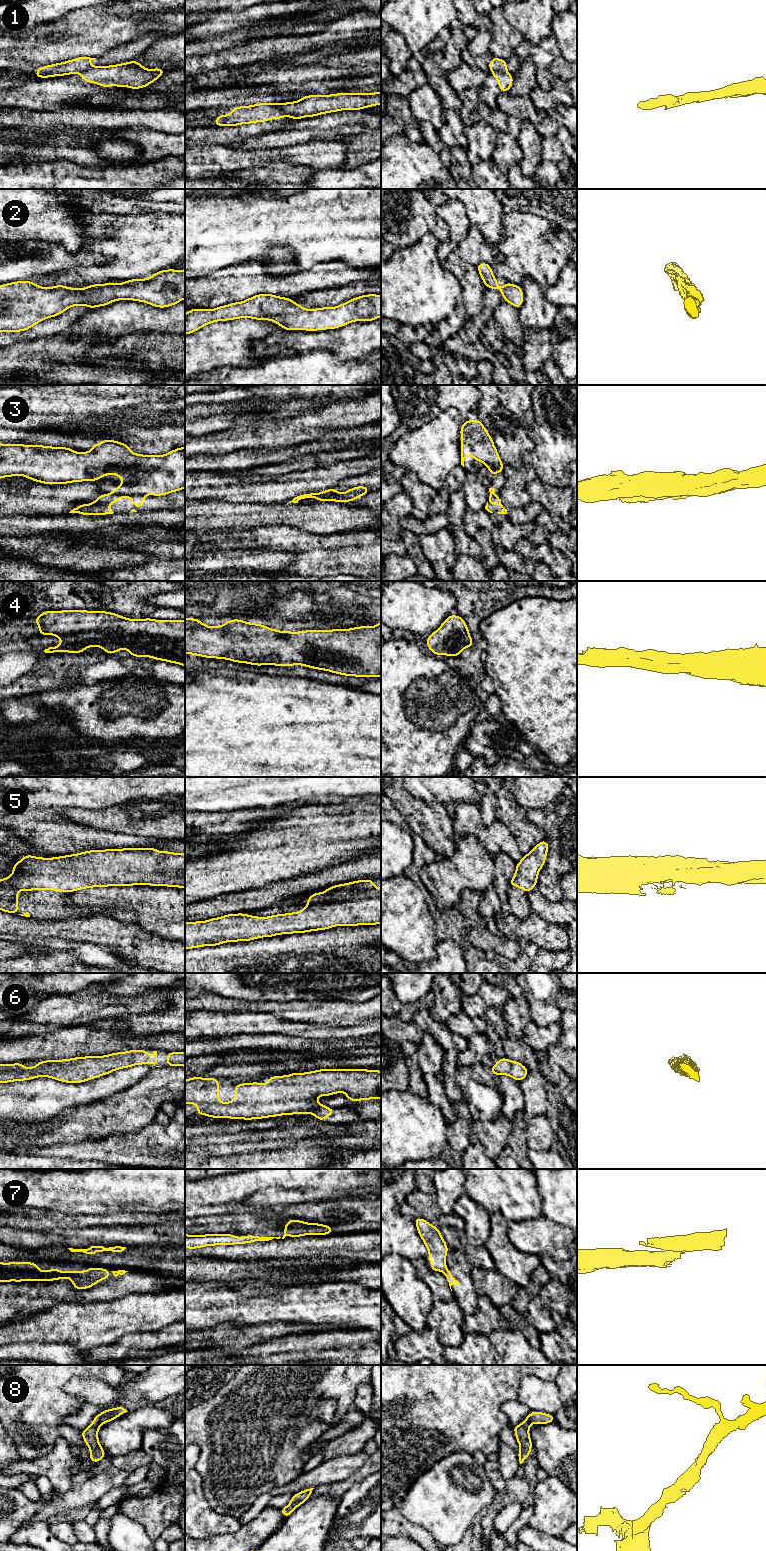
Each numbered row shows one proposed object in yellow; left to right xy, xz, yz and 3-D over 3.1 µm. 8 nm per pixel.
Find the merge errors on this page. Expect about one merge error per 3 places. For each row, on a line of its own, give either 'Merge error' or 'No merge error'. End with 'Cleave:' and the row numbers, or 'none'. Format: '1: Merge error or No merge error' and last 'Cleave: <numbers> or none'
1: Merge error
2: No merge error
3: Merge error
4: No merge error
5: No merge error
6: No merge error
7: Merge error
8: No merge error
Cleave: 1, 3, 7

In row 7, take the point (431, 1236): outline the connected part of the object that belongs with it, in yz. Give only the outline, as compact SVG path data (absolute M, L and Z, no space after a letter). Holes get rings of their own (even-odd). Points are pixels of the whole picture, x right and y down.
M416 1218L414 1223L417 1226L419 1236L431 1254L426 1257L427 1262L429 1260L432 1261L429 1268L433 1271L444 1273L446 1271L446 1256L449 1248L441 1235L440 1229L434 1227L424 1218Z

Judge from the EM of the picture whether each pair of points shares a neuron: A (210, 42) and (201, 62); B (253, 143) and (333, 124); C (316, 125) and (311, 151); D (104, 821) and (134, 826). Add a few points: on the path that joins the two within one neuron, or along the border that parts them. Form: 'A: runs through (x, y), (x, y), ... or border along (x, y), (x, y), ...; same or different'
A: border along (228, 48), (195, 55); different
B: runs through (273, 139), (287, 137), (304, 129), (313, 128); same
C: border along (334, 138), (308, 140), (290, 145); different
D: runs through (111, 821), (127, 821); same

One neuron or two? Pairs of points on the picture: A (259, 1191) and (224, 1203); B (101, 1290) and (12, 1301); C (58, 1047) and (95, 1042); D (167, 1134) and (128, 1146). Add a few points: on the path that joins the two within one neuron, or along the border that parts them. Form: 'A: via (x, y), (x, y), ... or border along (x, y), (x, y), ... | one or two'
A: via (250, 1191), (236, 1191), (233, 1194) | one
B: via (79, 1295), (34, 1296) | one
C: via (67, 1043), (86, 1041) | one
D: via (157, 1142), (147, 1142), (143, 1146), (138, 1146) | one

